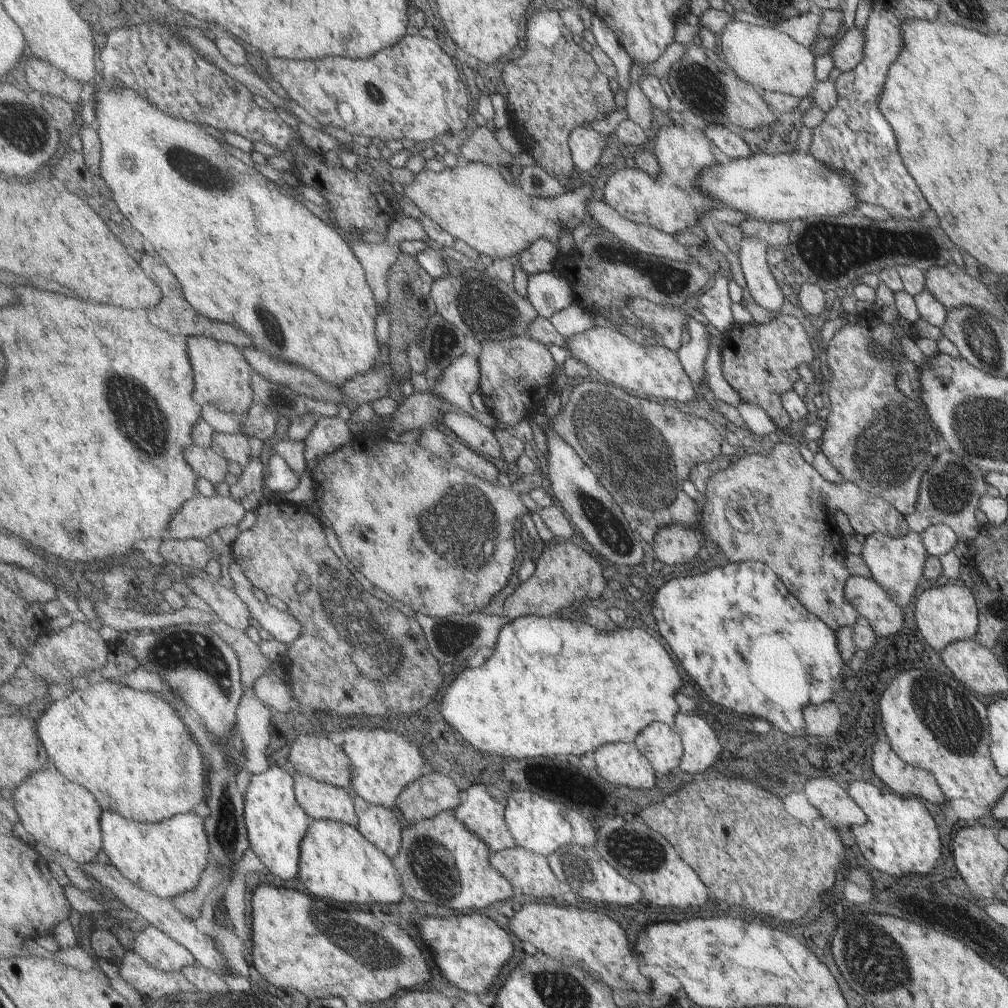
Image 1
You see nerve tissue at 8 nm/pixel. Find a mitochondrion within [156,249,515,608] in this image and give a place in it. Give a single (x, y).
(479, 548)

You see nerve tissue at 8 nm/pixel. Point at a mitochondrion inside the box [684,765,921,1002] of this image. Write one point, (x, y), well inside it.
(873, 956)

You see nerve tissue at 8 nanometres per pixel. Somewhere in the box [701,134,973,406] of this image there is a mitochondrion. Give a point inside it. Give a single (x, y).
(836, 240)

